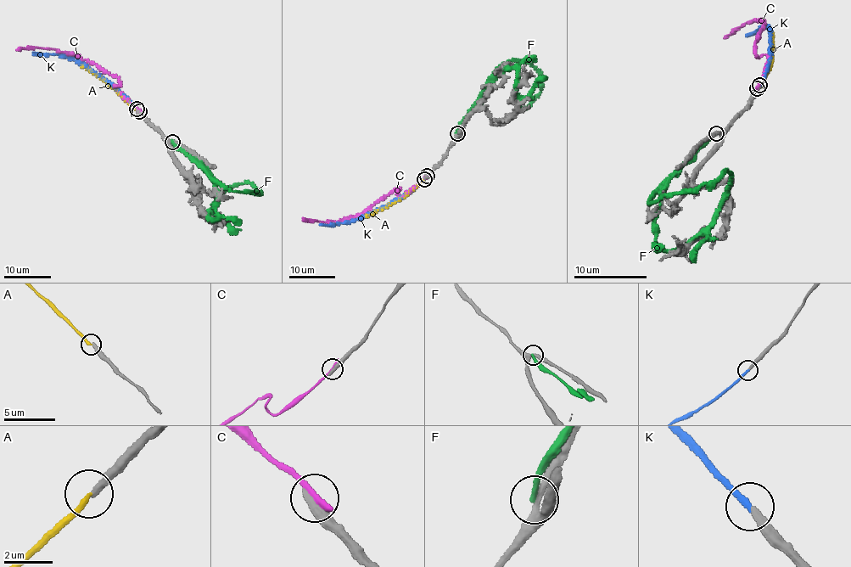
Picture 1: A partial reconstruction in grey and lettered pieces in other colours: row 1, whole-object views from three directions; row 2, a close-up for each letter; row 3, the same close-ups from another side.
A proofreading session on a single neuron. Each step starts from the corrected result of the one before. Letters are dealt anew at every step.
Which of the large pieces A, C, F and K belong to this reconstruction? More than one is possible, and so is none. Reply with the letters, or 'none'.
K

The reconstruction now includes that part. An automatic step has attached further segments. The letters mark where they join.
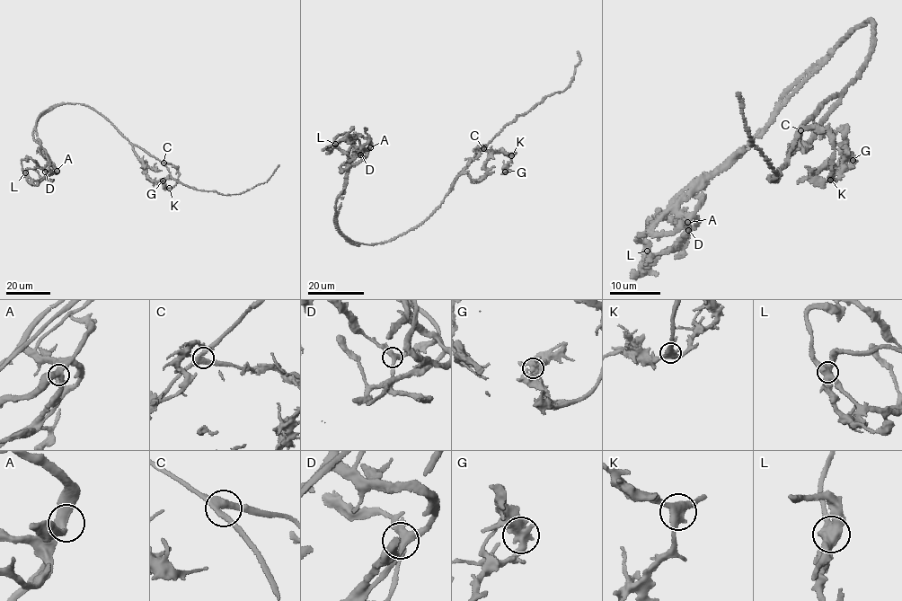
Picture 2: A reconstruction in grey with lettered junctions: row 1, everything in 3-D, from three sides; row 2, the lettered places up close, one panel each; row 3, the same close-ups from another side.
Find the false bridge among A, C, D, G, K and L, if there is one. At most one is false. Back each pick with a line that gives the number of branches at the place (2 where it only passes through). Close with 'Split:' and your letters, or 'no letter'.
L: 4 branches meet
Split: L

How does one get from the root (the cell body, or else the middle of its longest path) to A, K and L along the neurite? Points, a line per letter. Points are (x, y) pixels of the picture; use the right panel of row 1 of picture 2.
A: (873, 41), (873, 22), (852, 29), (773, 121), (678, 206), (676, 210), (685, 214), (687, 222)
K: (873, 41), (859, 75), (840, 94), (826, 100), (801, 128), (817, 126), (831, 136), (831, 180)
L: (873, 41), (873, 22), (852, 29), (737, 158), (700, 177), (638, 234), (636, 239), (645, 241), (647, 251)

